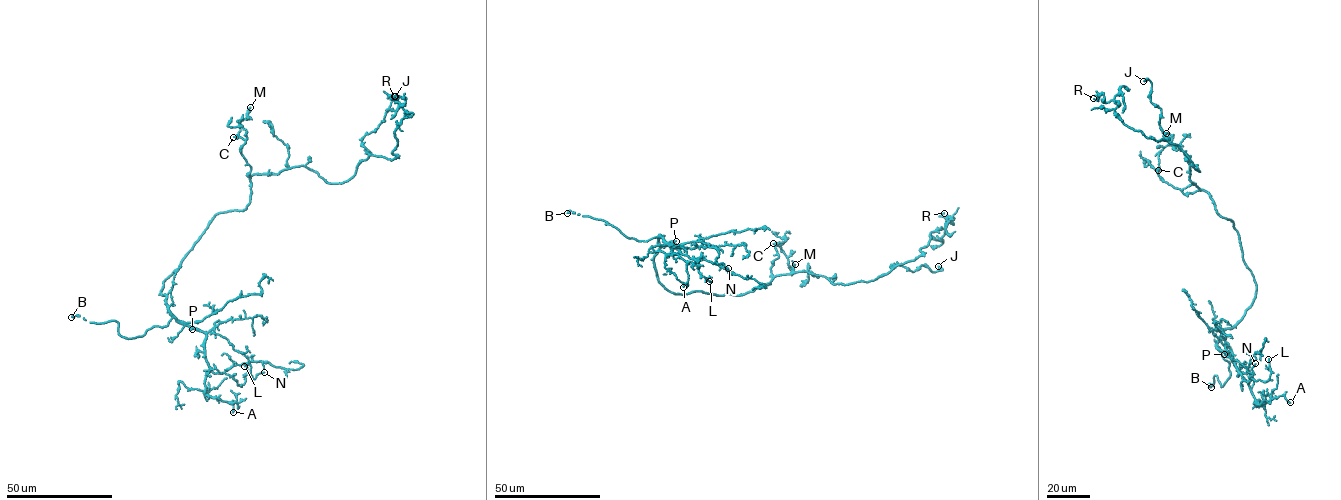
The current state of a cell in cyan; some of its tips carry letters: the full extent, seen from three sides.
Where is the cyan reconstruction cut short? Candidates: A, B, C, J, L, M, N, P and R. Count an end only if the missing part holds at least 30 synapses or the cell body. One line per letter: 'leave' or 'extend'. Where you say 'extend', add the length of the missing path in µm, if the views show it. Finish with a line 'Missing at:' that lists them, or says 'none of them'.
A: leave
B: extend; missing 10 µm
C: leave
J: leave
L: leave
M: leave
N: leave
P: leave
R: leave
Missing at: B

